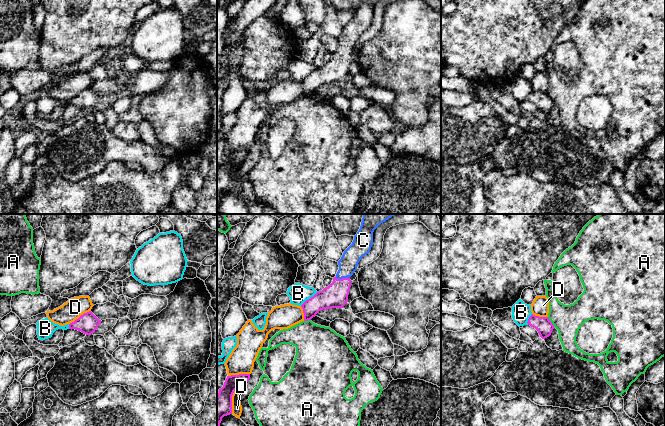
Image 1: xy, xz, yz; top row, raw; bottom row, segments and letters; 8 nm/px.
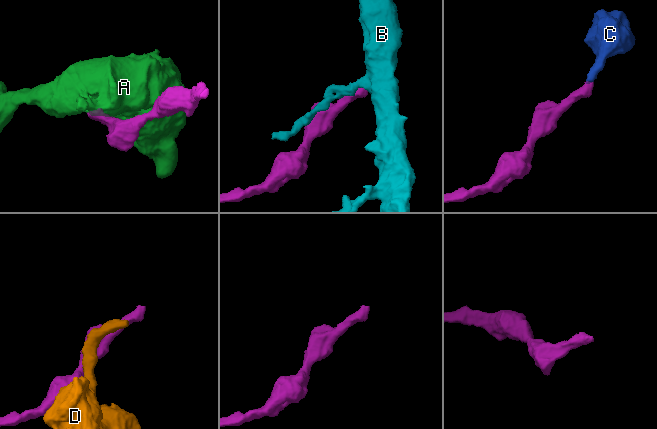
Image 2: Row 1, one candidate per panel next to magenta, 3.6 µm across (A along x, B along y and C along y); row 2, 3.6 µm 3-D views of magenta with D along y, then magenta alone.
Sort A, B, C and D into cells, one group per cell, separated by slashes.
A / B / C / D

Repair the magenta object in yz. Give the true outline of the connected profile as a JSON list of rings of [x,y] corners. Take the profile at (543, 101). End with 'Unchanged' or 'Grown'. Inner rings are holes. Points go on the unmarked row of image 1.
[[[532,90],[527,99],[538,107],[542,115],[549,113],[554,105],[554,101],[548,93],[539,93]]]. Unchanged

